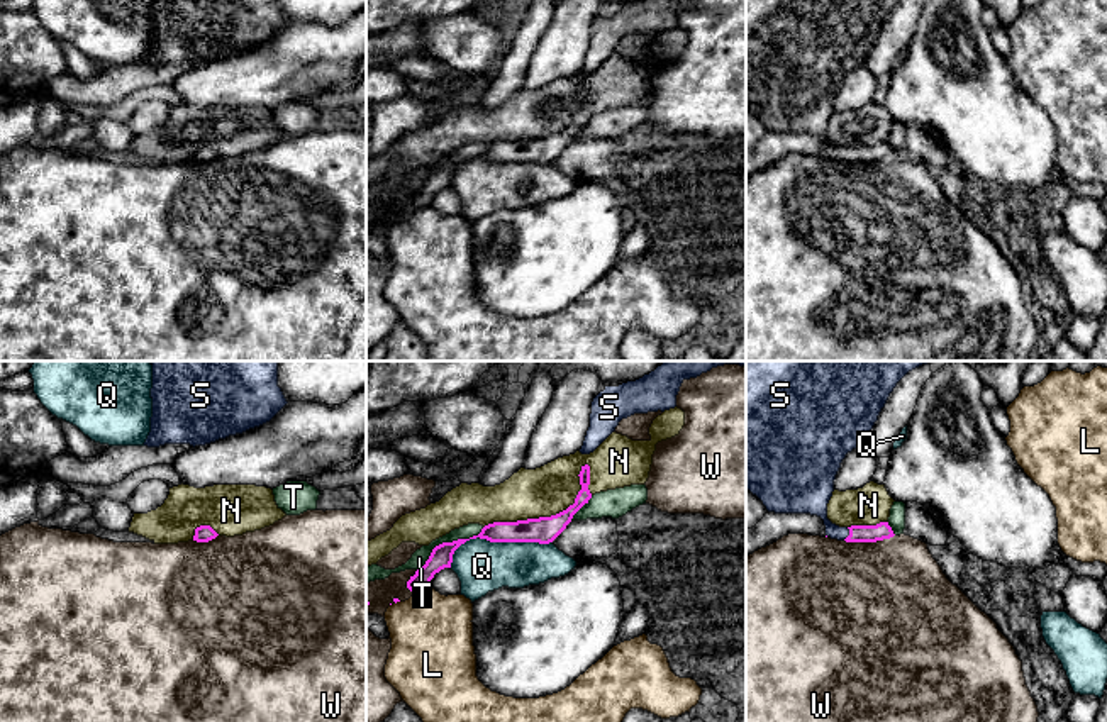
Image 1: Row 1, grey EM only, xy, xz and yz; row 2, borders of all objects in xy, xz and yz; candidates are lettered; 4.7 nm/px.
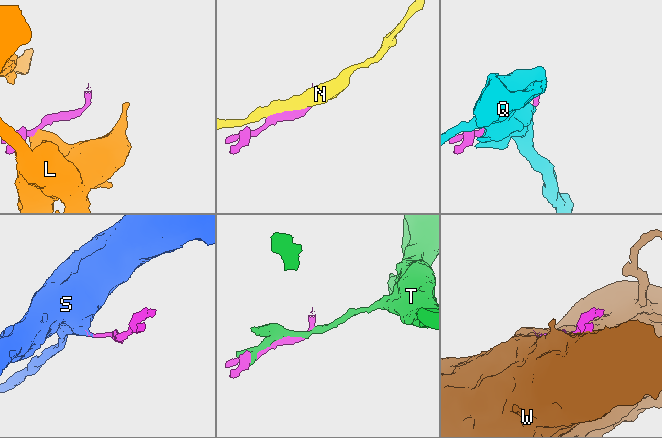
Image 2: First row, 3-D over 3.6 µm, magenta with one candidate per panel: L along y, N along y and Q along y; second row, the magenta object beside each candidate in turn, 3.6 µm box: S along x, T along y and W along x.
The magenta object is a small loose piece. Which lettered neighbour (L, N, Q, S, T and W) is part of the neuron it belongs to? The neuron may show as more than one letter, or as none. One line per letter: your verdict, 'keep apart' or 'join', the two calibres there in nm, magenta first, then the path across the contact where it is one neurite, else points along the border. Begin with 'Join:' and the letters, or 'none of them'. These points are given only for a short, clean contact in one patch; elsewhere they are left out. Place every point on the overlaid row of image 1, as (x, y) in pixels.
Join: S
L: keep apart; 110 nm thick on the magenta side, 380 nm on the other; border along xz (428, 585), (414, 592)
N: keep apart; 130 nm thick on the magenta side, 240 nm on the other
Q: keep apart; 130 nm thick on the magenta side, 240 nm on the other
S: join; 80 nm thick on the magenta side, 160 nm on the other; runs through yz (882, 531), (850, 534), (838, 533), (812, 497)
T: keep apart; 110 nm thick on the magenta side, 70 nm on the other
W: keep apart; 80 nm thick on the magenta side, 500 nm on the other

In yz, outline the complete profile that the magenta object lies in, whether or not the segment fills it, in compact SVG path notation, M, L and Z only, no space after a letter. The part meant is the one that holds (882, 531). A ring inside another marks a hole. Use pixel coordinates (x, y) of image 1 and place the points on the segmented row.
M746 361L746 490L756 495L768 512L775 514L810 514L824 520L826 536L846 542L876 542L893 537L888 522L876 525L839 527L827 519L827 503L834 492L834 480L848 453L865 444L882 408L897 383L912 369L931 361Z

